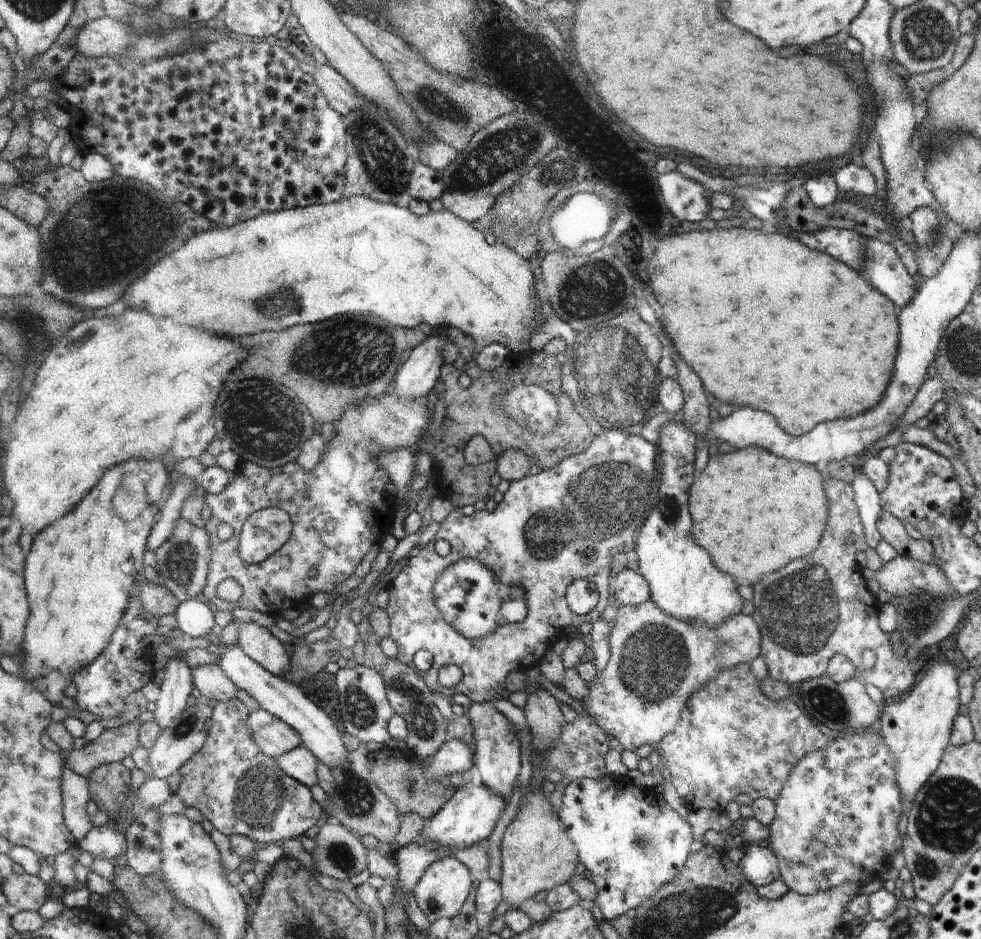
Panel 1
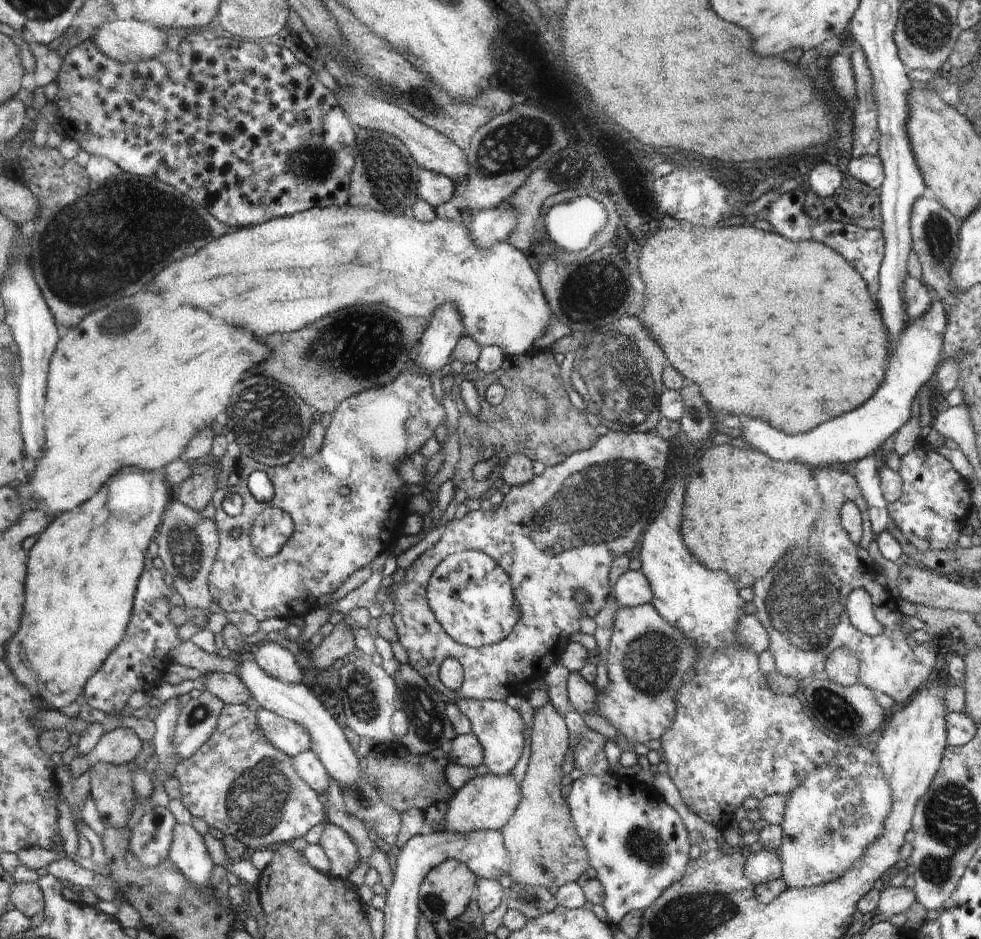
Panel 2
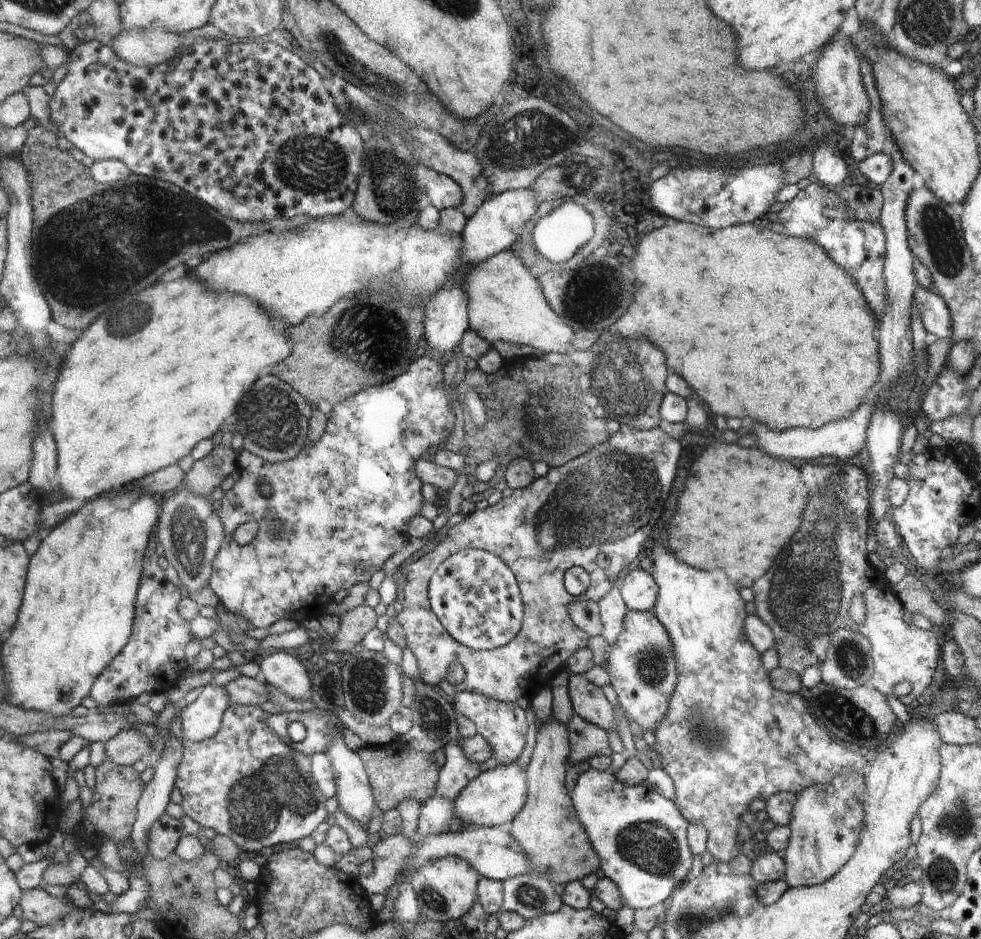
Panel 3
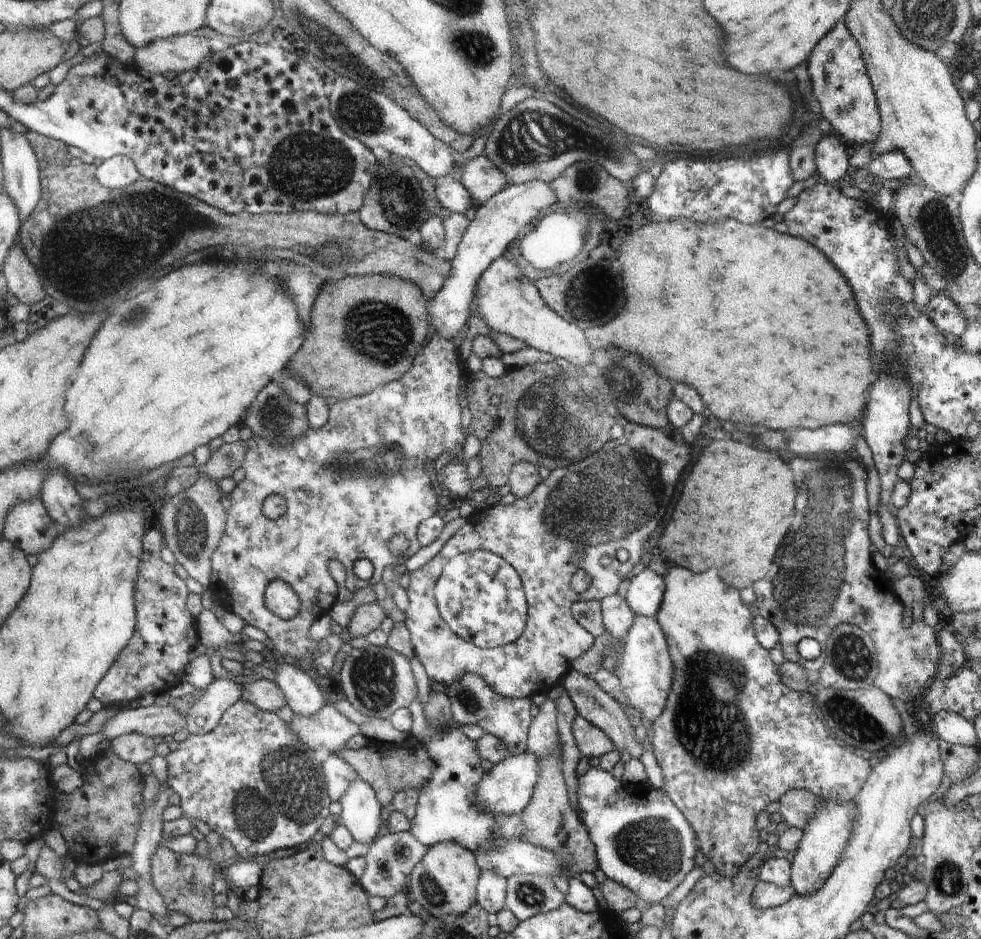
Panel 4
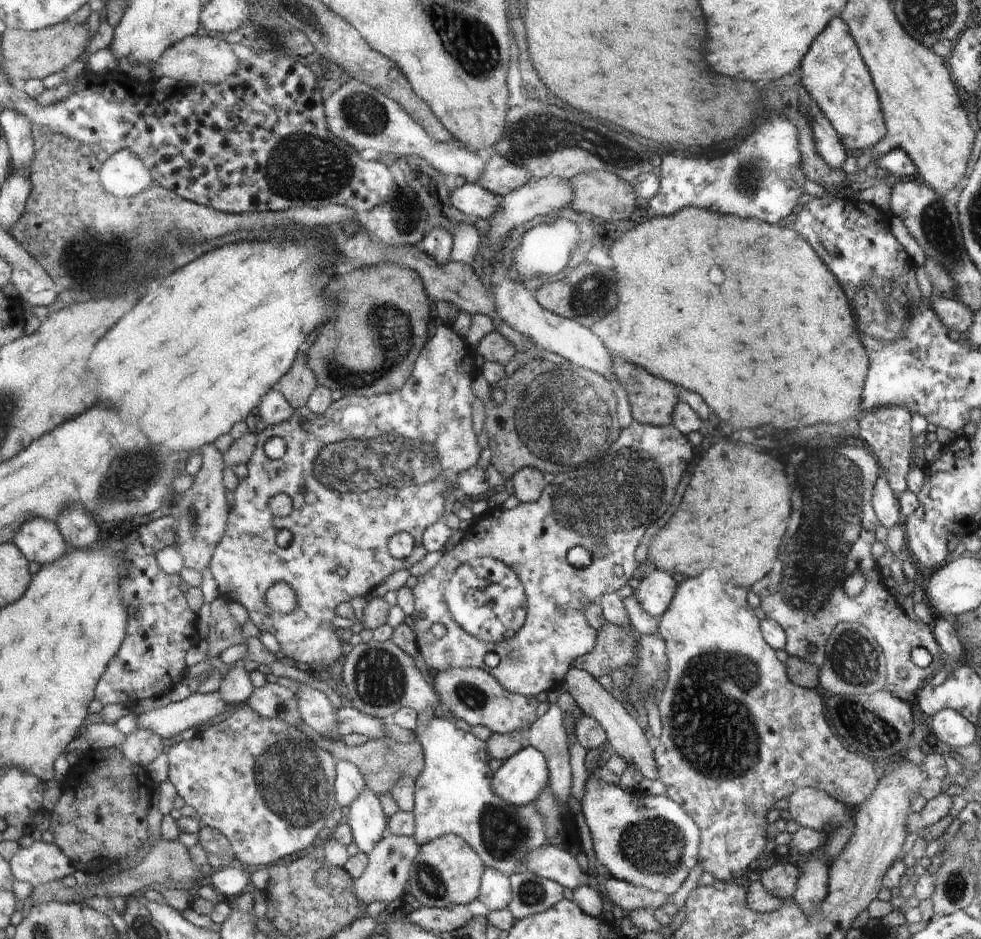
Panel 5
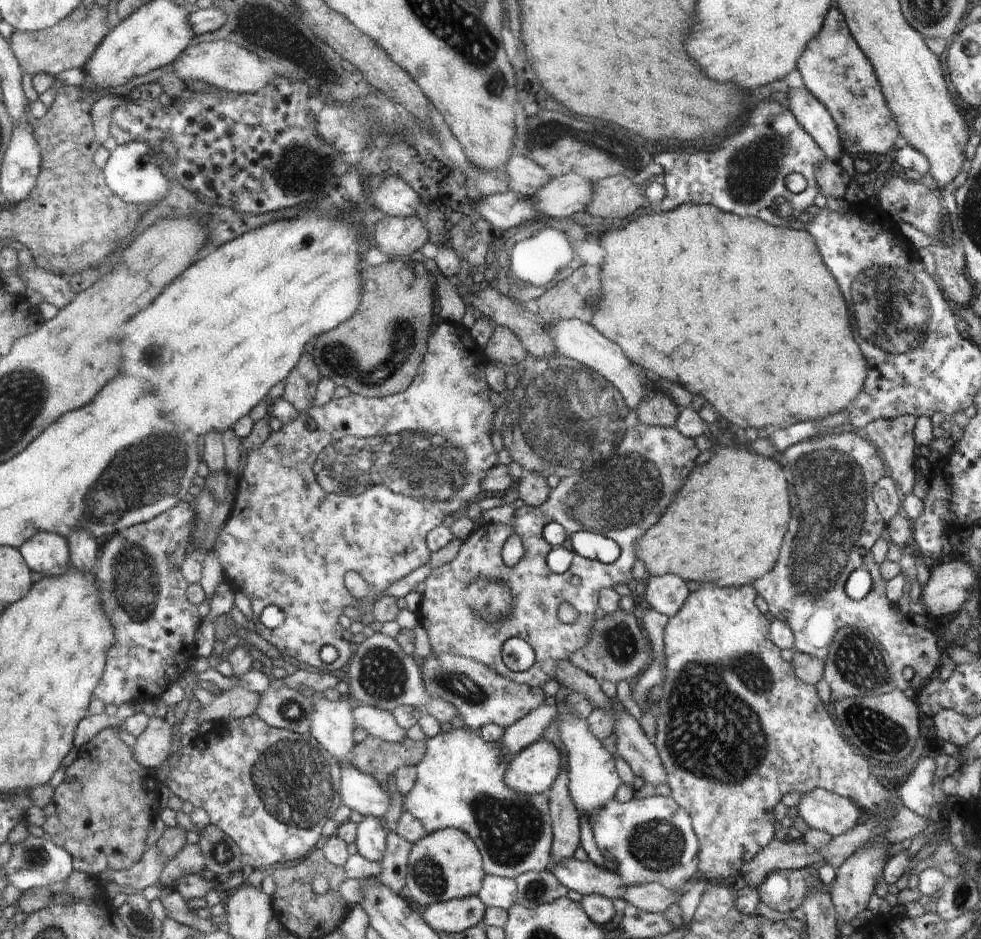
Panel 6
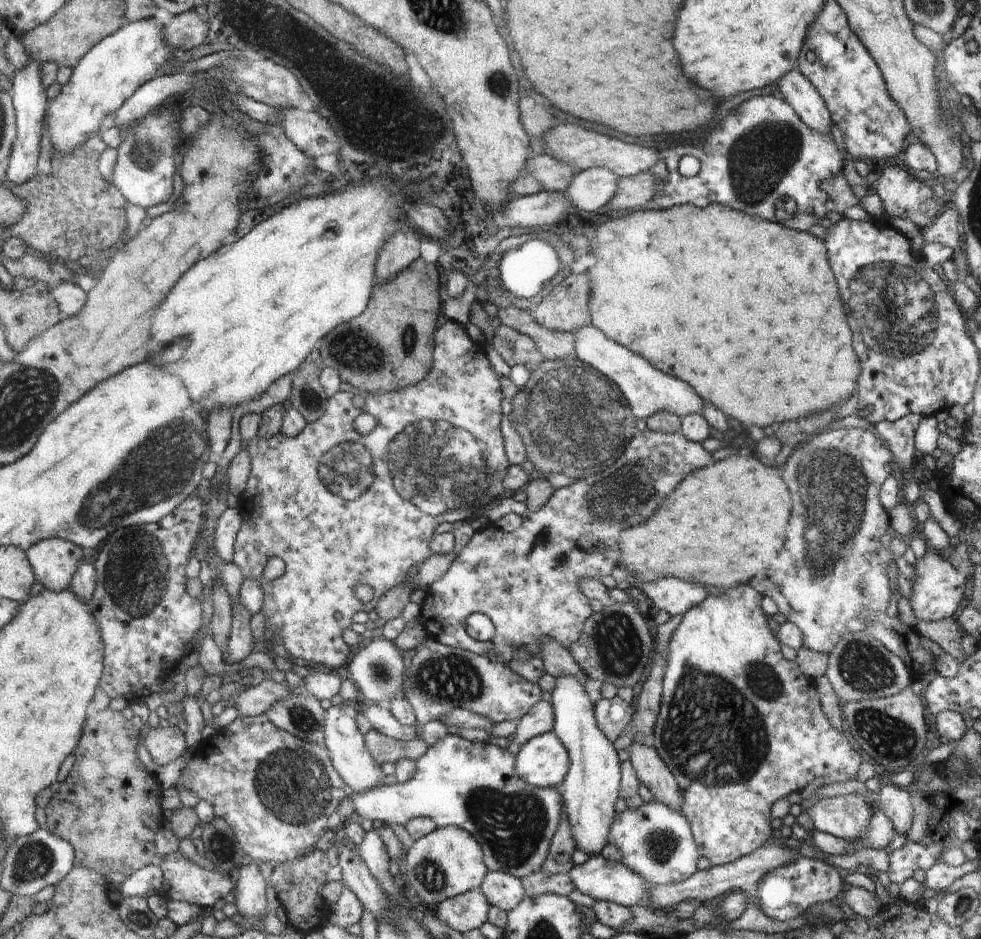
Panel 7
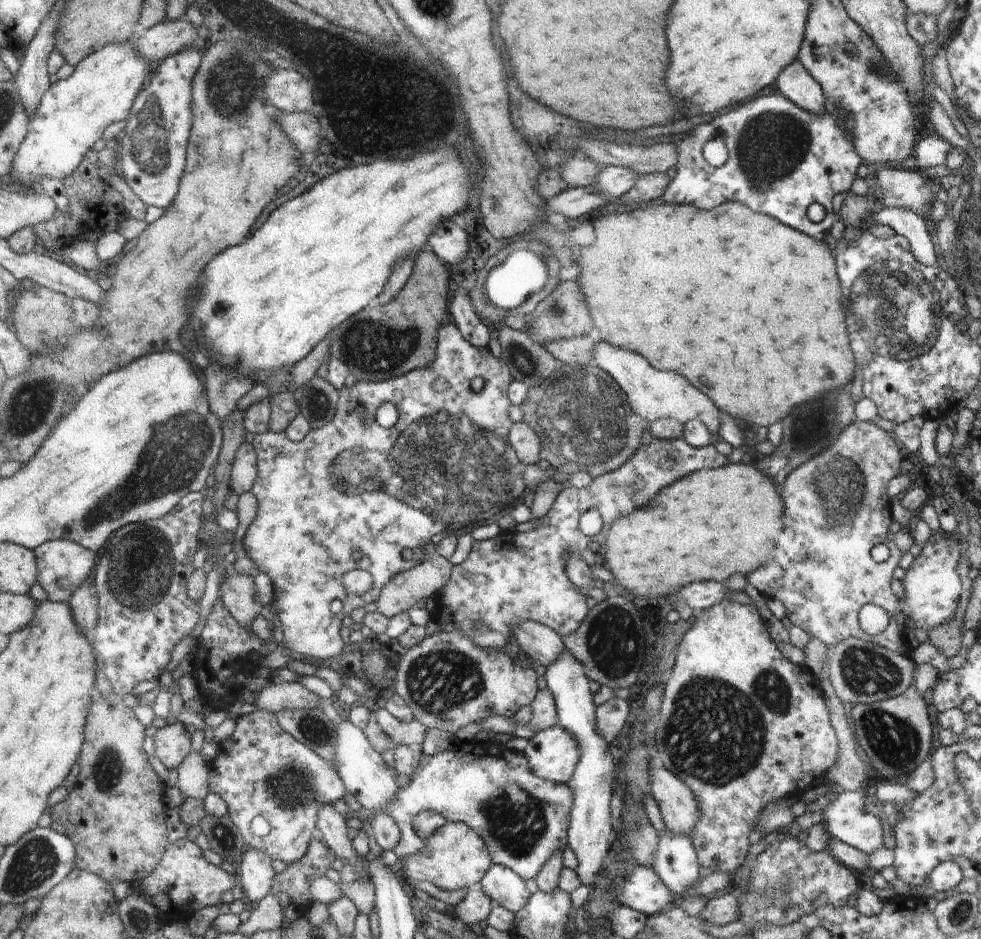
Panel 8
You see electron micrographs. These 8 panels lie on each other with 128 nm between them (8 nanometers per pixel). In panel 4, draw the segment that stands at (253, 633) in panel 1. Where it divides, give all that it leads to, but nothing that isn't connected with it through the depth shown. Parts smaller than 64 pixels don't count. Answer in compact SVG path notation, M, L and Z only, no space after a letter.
M280 658L273 670L273 682L282 690L287 705L296 715L309 716L322 710L326 705L319 686L301 668L284 663Z

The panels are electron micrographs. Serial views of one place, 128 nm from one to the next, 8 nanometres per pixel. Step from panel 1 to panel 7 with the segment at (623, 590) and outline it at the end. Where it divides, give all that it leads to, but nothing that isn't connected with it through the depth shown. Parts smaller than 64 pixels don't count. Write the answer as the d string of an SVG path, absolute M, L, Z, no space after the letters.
M665 577L652 583L640 583L639 587L652 601L654 611L663 611L672 617L684 615L708 596L701 585L675 577Z

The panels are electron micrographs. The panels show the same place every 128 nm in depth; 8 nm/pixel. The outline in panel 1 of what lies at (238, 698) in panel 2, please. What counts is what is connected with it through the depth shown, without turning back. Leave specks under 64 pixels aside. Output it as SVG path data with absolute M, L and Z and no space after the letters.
M221 663L206 664L193 669L195 686L207 700L217 699L228 702L234 700L239 686L224 672Z

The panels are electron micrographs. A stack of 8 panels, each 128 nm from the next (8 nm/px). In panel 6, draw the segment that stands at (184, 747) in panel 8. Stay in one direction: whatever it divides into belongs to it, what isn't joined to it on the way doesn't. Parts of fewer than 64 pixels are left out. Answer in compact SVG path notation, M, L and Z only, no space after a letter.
M157 715L152 717L148 729L137 738L133 750L138 763L154 769L162 766L172 754L176 731L177 727L174 726L172 719L160 718Z

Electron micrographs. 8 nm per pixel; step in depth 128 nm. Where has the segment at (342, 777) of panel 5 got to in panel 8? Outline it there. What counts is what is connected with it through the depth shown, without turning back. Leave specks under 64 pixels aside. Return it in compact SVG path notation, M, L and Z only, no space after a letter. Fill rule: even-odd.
M457 740L450 750L436 756L422 753L419 767L413 772L408 786L400 788L396 798L382 812L390 814L398 825L401 839L394 853L399 858L411 855L422 848L412 827L414 816L426 810L438 812L450 822L464 822L482 838L489 849L493 864L513 870L525 881L535 879L540 868L568 844L570 812L574 806L574 792L566 784L556 784L534 776L526 756L510 756L508 748L502 752L502 760L492 756L486 743ZM470 743L470 748L468 748ZM470 750L470 760L468 760ZM506 784L516 784L520 800L512 802L504 790Z

